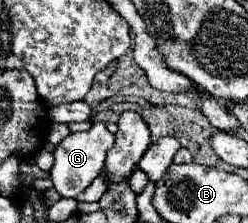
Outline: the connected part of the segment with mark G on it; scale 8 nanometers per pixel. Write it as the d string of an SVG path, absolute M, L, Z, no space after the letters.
M102 122L92 124L92 128L88 132L70 134L68 138L64 138L54 150L56 160L50 170L50 178L54 182L56 192L64 198L76 198L86 186L90 186L92 180L102 174L106 150L110 150L112 144L114 144L114 136L106 130L106 126Z

